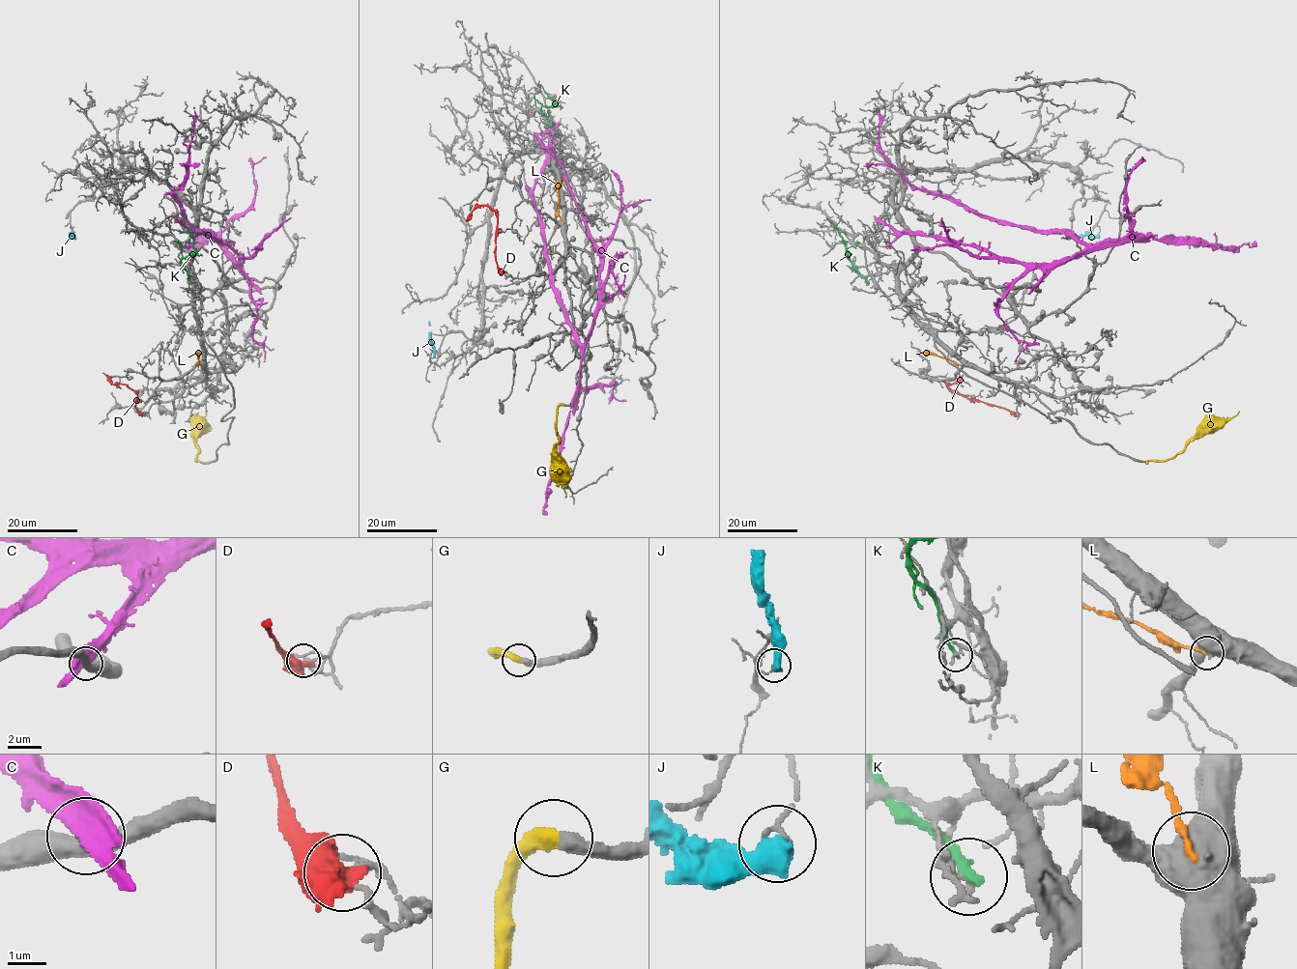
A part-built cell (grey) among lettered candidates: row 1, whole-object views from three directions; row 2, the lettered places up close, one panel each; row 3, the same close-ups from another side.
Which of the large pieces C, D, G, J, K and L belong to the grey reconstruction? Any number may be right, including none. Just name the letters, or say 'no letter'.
G

